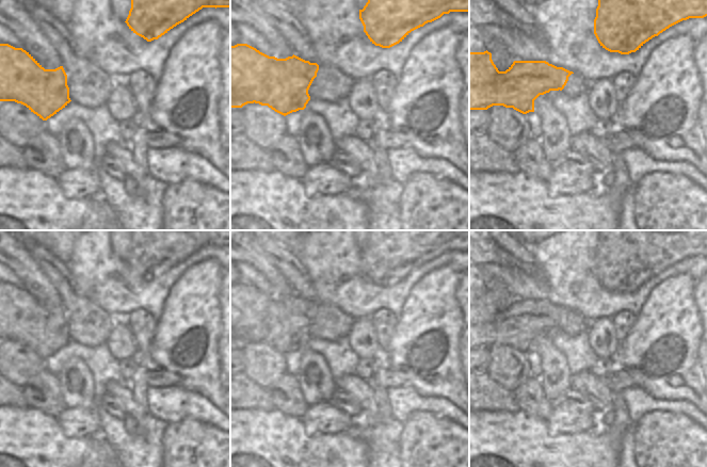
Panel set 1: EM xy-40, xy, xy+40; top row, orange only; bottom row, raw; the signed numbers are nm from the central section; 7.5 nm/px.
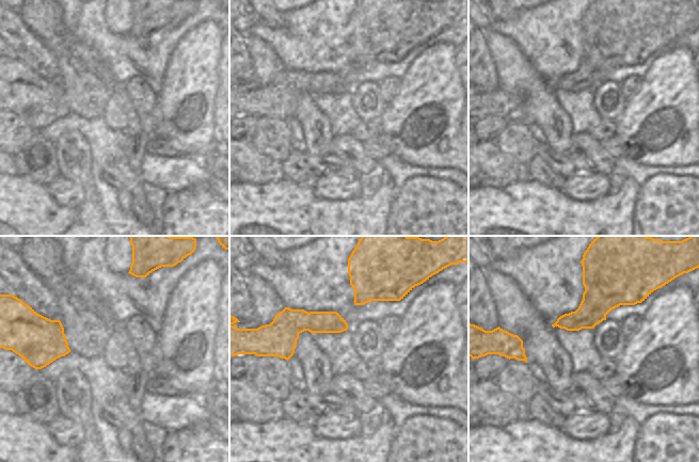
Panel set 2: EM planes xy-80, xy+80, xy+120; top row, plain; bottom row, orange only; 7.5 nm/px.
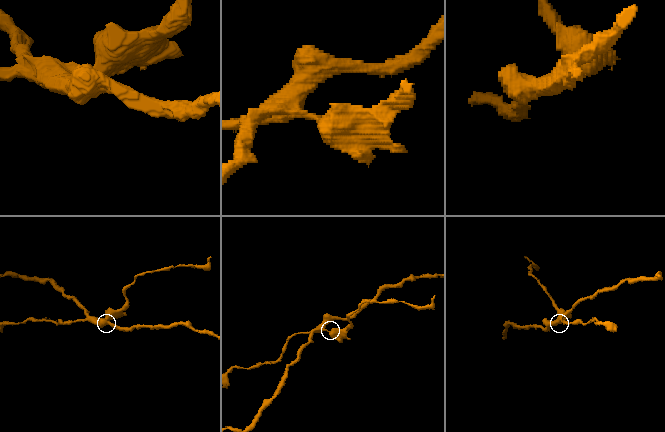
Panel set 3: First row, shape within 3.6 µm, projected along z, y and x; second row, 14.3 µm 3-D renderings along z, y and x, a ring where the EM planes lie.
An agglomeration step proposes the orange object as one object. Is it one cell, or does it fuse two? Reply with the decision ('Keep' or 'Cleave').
Cleave.

